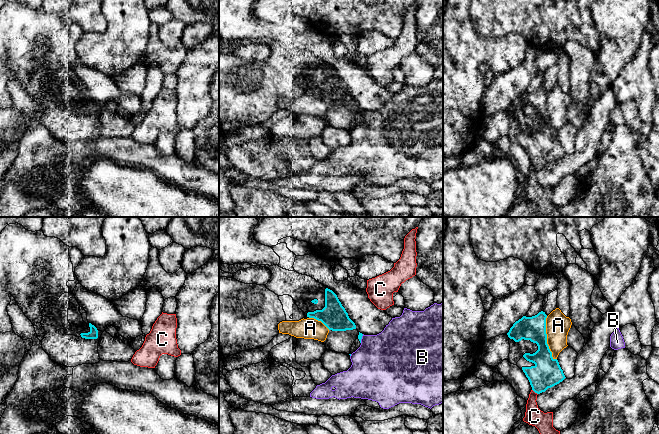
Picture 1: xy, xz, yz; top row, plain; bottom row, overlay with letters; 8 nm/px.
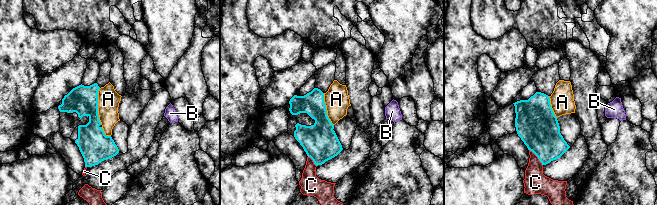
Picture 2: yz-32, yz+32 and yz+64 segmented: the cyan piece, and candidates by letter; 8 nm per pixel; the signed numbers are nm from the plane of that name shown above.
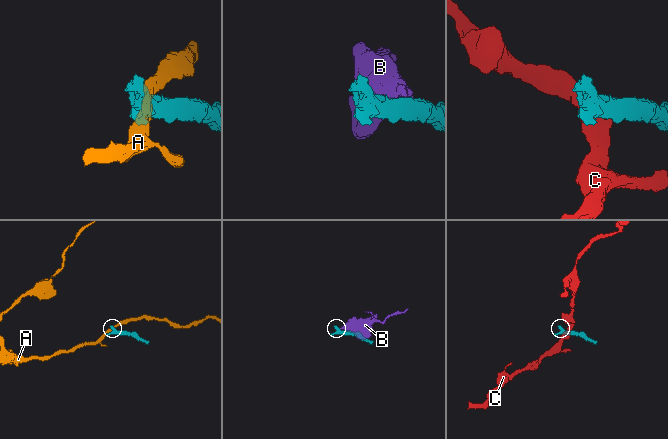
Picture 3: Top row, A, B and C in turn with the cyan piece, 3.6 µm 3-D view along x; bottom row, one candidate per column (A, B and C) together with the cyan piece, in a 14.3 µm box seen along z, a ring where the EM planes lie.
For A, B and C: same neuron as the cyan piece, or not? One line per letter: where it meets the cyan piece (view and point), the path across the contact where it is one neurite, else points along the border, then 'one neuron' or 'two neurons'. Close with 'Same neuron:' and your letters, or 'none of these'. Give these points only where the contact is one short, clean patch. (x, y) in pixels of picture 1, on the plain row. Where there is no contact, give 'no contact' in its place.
A: contact yz (546, 114); two neurons
B: contact xz (361, 114); two neurons
C: contact yz (535, 168); two neurons
Same neuron: none of these

